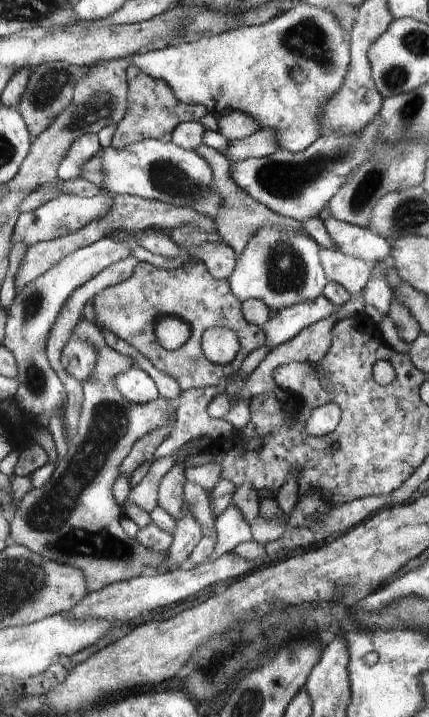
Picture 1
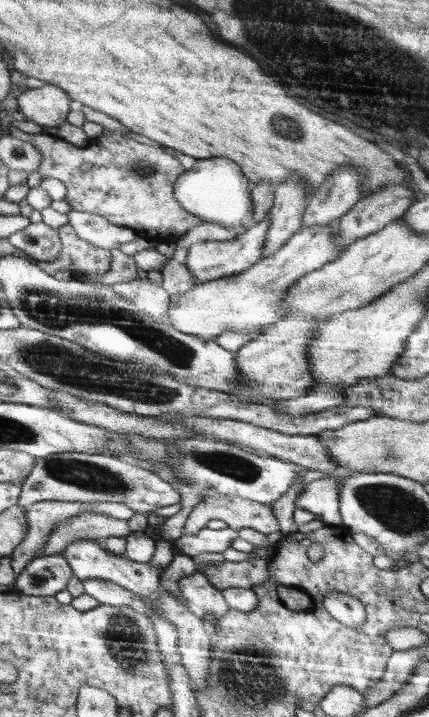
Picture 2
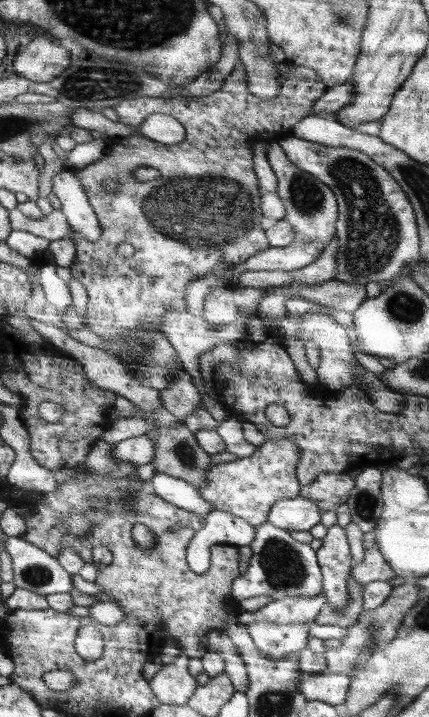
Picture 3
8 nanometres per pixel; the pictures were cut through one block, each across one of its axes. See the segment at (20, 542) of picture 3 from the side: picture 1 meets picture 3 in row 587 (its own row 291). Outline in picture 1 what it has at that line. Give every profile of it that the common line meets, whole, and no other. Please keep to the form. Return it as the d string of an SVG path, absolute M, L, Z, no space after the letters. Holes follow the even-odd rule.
M106 237L94 245L69 255L35 282L28 284L23 291L16 292L13 305L9 310L5 346L16 356L18 362L20 385L15 399L26 416L30 418L48 416L50 419L59 417L64 419L67 416L69 393L49 360L48 338L68 298L80 286L84 286L100 272L104 272L108 266L129 255L127 243Z

